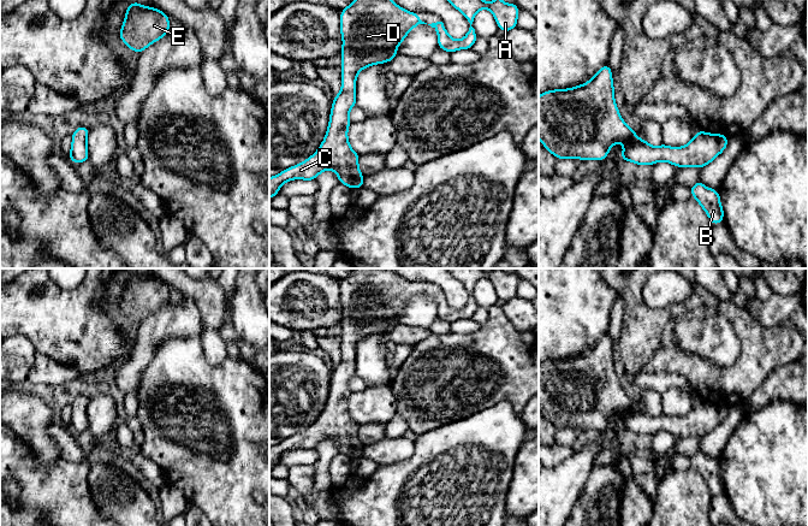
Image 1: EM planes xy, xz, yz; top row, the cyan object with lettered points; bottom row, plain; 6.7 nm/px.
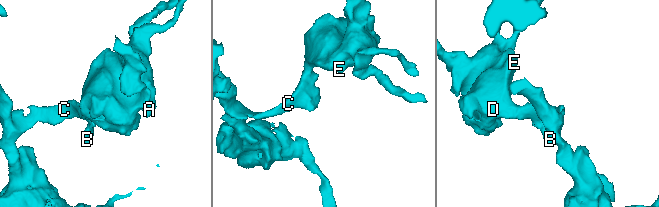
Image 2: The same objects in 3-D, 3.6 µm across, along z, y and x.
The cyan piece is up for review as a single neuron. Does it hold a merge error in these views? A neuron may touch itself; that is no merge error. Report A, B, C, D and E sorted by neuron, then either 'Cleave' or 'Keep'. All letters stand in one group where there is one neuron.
Groups: A B C D E. Keep

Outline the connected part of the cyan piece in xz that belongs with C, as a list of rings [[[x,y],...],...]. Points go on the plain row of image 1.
[[[356,268],[340,280],[341,361],[333,367],[327,402],[321,415],[311,426],[269,448],[269,468],[279,463],[284,453],[292,449],[315,450],[326,439],[333,439],[339,453],[351,459],[363,456],[364,445],[358,438],[360,425],[350,416],[347,408],[347,397],[352,394],[349,380],[356,377],[357,344],[368,336],[392,331],[398,325],[397,317],[420,294],[427,294],[421,290],[420,284],[404,279],[390,268]]]

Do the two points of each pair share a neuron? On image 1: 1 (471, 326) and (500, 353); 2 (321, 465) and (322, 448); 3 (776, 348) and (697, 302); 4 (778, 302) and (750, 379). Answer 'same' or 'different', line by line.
1: different
2: same
3: different
4: different

